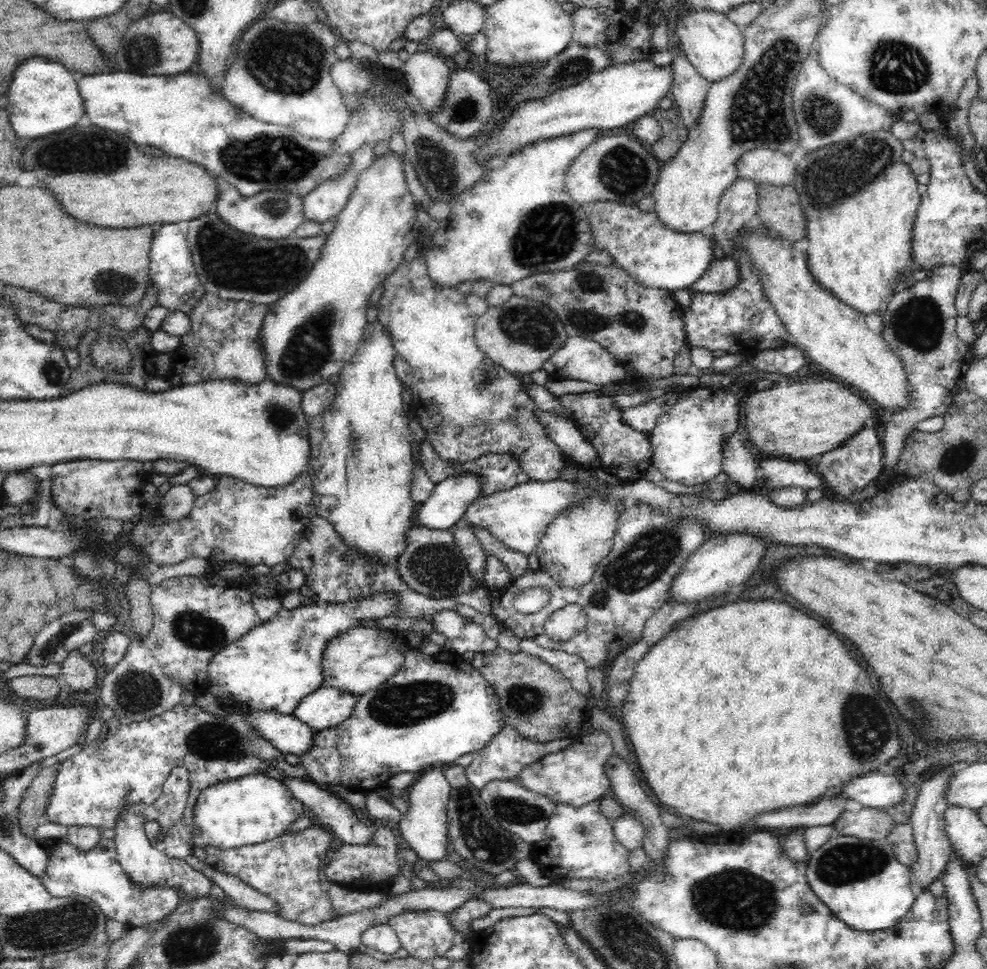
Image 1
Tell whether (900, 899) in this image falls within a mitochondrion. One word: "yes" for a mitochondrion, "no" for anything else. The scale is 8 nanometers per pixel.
no

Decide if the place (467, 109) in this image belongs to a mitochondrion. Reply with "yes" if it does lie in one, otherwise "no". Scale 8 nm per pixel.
yes

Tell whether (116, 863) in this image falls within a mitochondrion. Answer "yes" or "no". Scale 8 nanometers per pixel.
no

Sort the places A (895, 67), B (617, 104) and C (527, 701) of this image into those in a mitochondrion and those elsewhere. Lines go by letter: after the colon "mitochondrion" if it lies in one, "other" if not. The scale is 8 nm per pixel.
A: mitochondrion
B: other
C: mitochondrion

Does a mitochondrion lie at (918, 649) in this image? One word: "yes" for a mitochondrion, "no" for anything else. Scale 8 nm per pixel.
no

